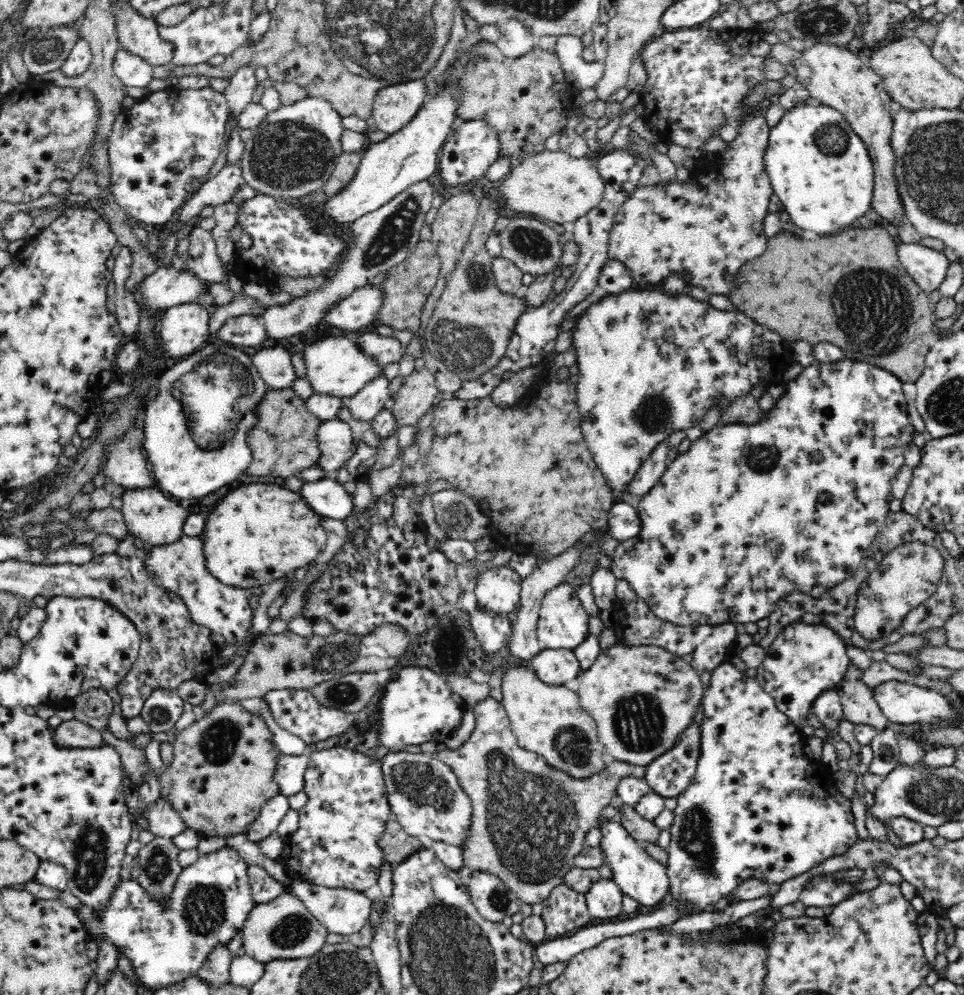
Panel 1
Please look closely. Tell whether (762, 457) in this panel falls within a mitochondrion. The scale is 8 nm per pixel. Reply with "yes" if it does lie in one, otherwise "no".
yes

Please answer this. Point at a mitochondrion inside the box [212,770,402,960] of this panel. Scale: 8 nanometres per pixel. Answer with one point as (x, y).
(289, 931)

